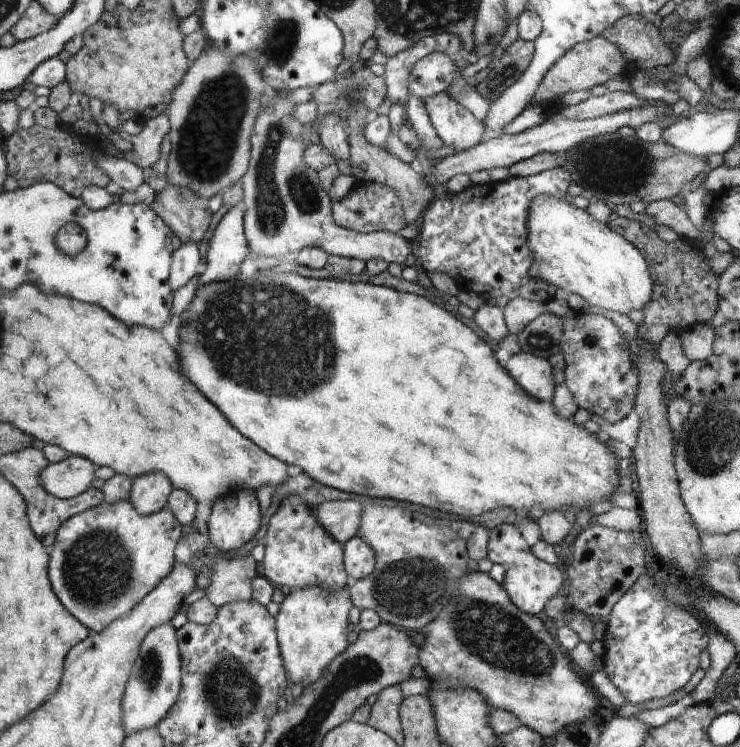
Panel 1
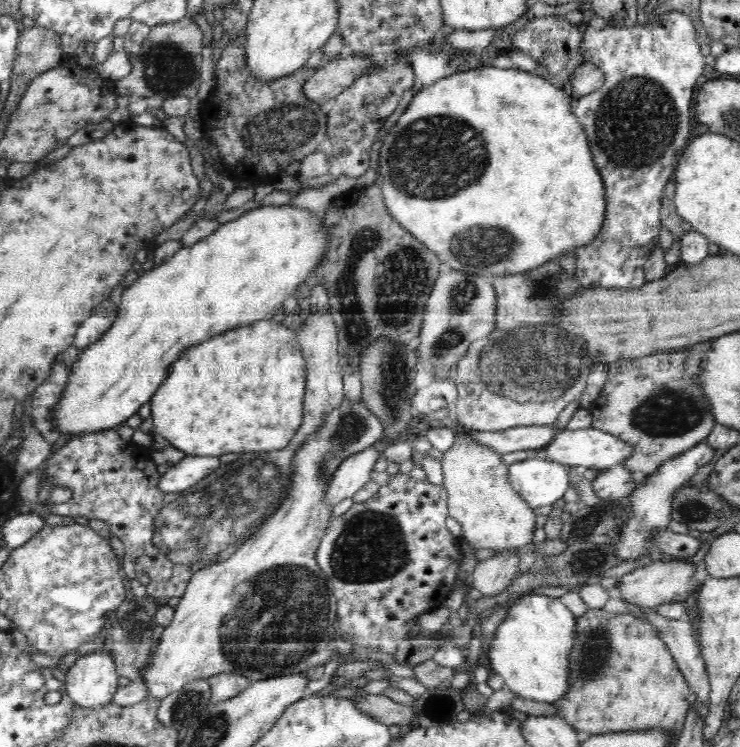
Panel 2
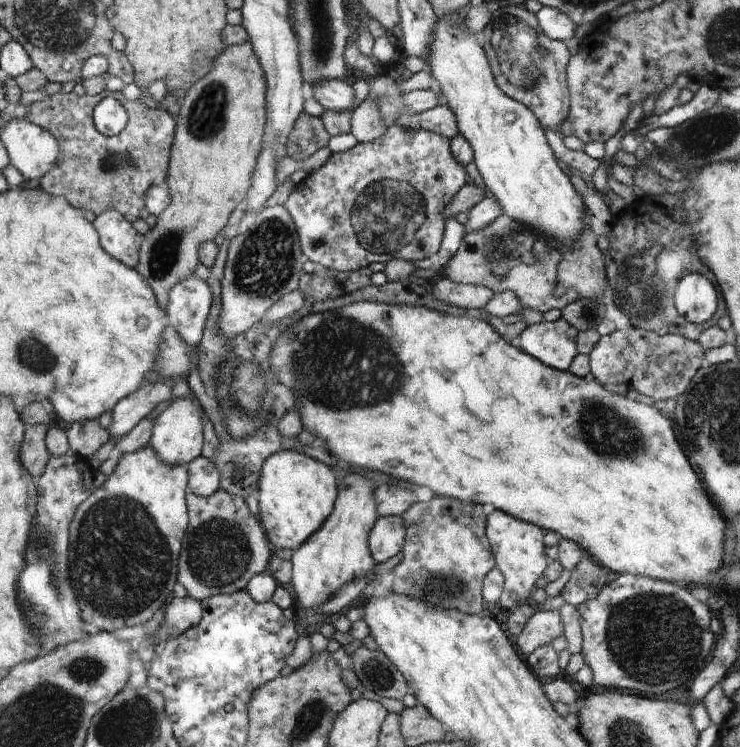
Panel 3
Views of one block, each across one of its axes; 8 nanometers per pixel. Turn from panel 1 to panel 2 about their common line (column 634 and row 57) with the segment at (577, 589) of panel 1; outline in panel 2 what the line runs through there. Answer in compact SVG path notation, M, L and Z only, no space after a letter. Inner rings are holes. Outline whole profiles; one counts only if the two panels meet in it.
M554 14L523 22L522 28L512 36L511 42L518 49L528 53L538 64L545 66L549 79L567 89L573 70L585 61L578 53L583 34L584 30L580 29L579 25L570 24L565 15Z

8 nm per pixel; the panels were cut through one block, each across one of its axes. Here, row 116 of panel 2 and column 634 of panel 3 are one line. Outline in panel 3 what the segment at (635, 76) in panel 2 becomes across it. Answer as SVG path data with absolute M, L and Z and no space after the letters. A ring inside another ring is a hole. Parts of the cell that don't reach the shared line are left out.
M629 574L611 575L596 598L577 607L581 616L584 664L590 666L593 684L604 688L636 690L648 696L660 696L692 680L702 668L706 656L712 652L714 633L710 624L710 608L693 596L686 586L650 577Z

